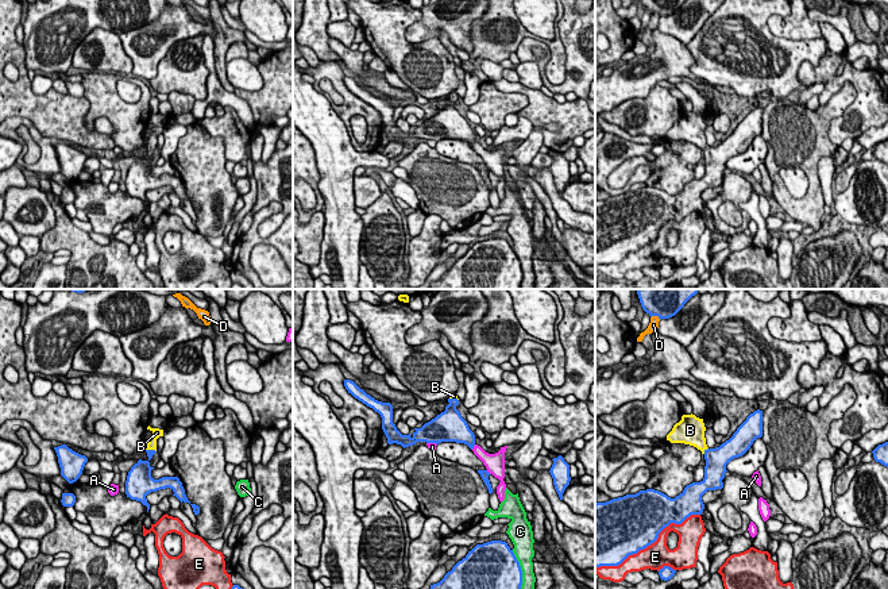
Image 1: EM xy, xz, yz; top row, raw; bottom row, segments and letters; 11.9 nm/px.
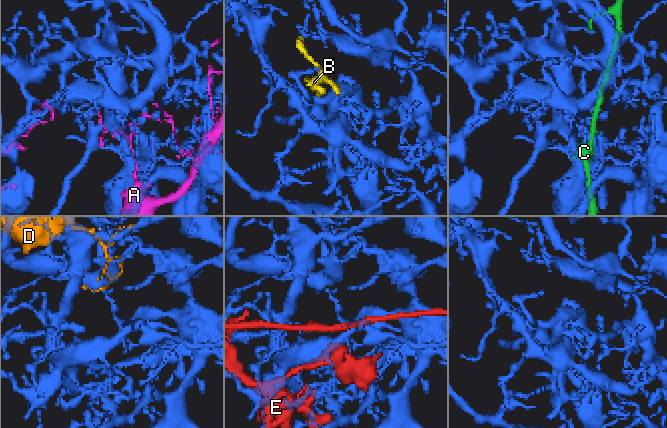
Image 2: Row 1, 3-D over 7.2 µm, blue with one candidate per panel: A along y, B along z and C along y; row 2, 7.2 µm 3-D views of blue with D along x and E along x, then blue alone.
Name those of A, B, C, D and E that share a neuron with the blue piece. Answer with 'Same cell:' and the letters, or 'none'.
Same cell: B

